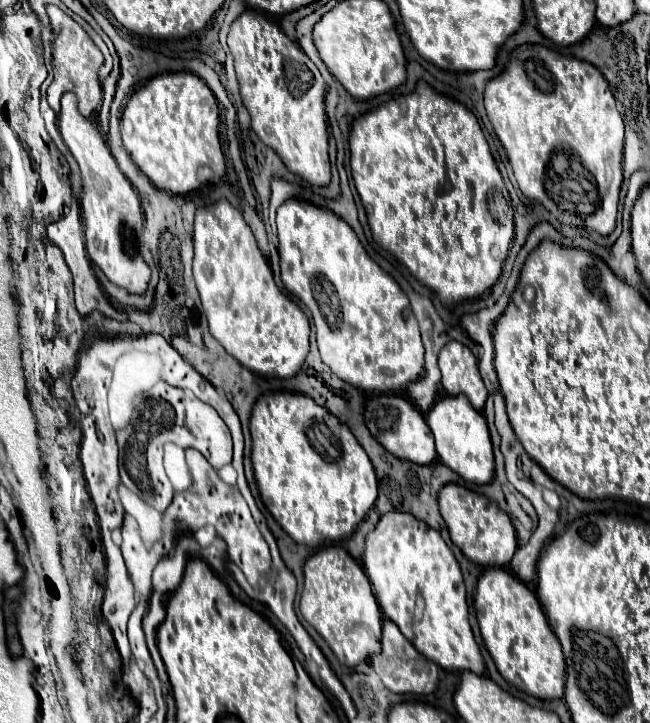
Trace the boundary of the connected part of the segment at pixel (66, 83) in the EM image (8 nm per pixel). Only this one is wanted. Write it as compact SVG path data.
M49 5L47 15L51 21L51 29L53 29L53 39L51 39L53 61L51 61L51 65L53 65L53 73L55 73L55 81L47 89L47 101L55 109L55 113L59 113L61 95L65 91L73 91L79 101L79 111L85 117L91 117L103 101L103 91L101 91L101 83L99 83L99 67L103 63L103 55L97 49L97 45L91 41L91 37L83 31L83 27L79 23L75 23L67 13L63 13L59 7Z

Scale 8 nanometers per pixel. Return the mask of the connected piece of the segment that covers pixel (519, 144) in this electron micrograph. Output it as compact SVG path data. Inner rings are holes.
M527 43L511 53L505 71L485 85L483 95L487 117L507 151L523 195L541 203L565 225L609 235L615 229L619 189L623 183L623 119L603 73L573 55L561 55L549 47Z

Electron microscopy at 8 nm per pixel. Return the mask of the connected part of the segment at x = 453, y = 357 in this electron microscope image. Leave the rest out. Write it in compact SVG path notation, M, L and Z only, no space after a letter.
M449 341L439 353L439 369L443 387L449 395L467 395L471 405L481 411L487 399L487 389L477 369L477 359L469 347L459 341Z

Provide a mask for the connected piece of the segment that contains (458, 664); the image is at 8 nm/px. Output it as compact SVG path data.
M391 511L367 533L363 567L383 615L397 623L427 659L449 671L467 669L483 675L485 665L469 625L463 575L439 531L427 527L411 513Z

